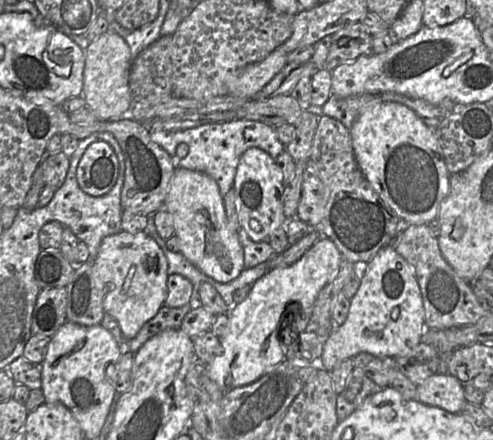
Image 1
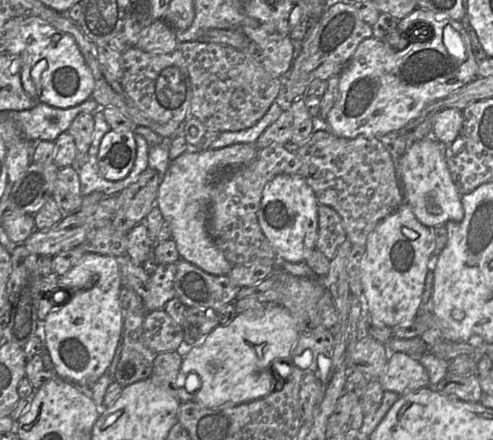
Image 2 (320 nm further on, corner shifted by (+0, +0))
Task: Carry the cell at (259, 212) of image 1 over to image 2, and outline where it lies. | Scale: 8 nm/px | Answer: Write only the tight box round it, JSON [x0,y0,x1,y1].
[257,176,318,263]

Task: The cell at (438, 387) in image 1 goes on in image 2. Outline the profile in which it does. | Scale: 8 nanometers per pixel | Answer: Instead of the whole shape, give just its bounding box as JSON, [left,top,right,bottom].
[377,352,429,396]

